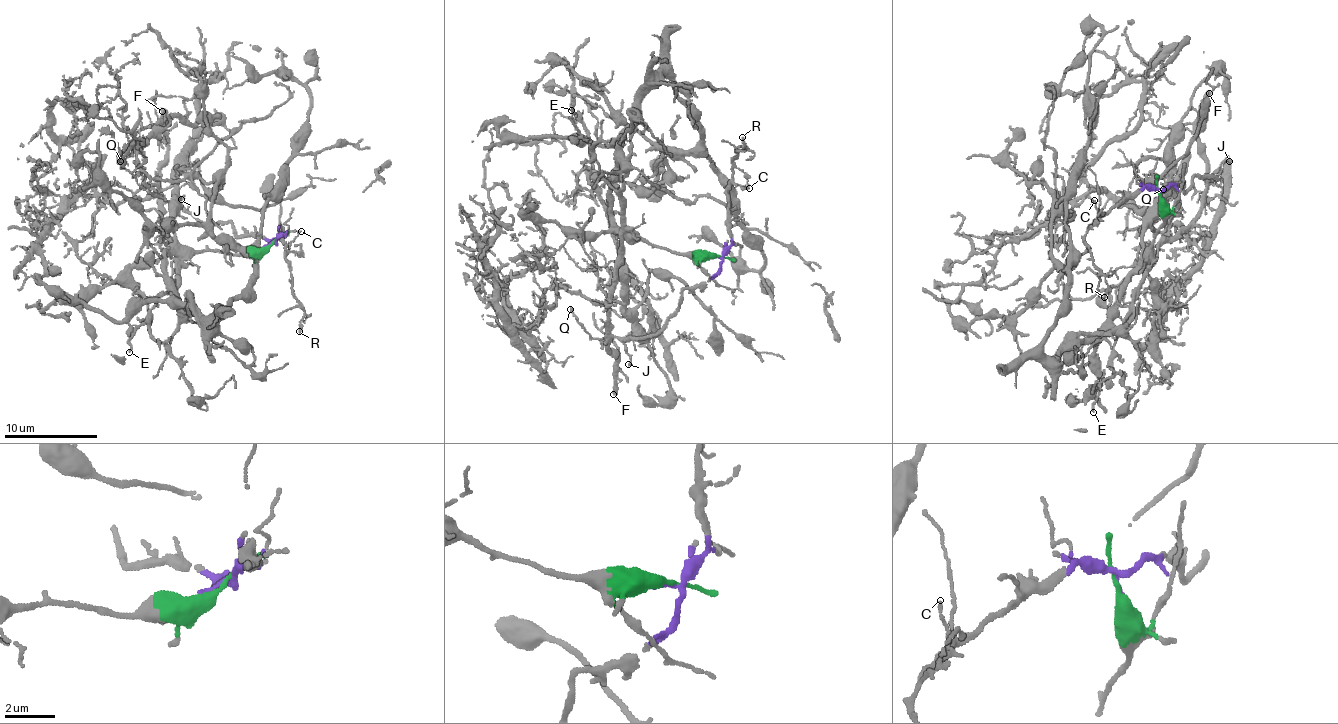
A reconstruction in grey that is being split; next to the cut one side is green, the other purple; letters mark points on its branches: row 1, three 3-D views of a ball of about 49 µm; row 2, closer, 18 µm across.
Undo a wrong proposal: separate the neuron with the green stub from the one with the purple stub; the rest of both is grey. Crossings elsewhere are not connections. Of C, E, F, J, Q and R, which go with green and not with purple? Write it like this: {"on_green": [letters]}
{"on_green": []}

